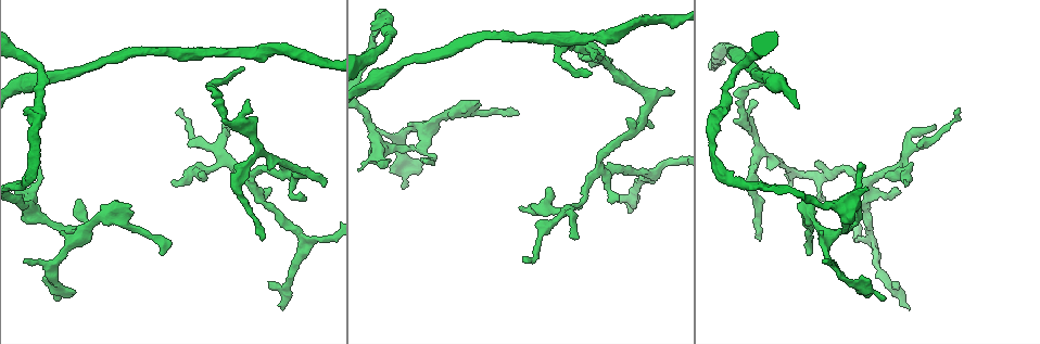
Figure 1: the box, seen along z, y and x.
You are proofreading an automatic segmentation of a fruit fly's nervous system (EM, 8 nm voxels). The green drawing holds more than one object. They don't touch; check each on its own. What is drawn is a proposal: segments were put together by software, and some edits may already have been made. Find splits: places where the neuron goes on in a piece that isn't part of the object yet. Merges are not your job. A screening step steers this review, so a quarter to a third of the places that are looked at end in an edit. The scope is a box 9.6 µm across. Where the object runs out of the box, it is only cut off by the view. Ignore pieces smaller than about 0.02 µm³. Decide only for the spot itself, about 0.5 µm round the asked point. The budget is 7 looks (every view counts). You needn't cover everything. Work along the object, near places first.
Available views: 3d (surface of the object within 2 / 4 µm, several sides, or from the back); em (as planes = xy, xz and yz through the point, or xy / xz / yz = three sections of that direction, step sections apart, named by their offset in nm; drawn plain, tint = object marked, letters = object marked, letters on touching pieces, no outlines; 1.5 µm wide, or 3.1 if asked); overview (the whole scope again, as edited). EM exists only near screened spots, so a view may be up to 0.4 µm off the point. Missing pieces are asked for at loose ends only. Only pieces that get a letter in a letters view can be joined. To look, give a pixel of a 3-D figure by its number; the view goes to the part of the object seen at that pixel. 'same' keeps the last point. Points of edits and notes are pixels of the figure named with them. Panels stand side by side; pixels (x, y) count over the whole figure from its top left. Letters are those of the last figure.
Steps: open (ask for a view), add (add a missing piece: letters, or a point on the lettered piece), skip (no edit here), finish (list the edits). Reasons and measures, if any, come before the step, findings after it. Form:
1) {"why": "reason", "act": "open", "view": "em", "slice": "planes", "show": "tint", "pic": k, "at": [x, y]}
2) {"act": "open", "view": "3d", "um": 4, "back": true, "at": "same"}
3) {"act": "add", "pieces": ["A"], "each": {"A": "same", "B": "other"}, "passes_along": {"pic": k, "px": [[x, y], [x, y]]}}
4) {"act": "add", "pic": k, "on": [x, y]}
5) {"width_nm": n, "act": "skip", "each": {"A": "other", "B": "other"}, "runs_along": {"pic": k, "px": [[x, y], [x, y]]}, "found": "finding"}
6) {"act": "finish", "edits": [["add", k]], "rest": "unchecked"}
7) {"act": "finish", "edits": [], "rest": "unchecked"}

{"why": "thin end", "act": "open", "view": "em", "slice": "yz", "step": 8, "show": "tint", "pic": 1, "at": [955, 112]}

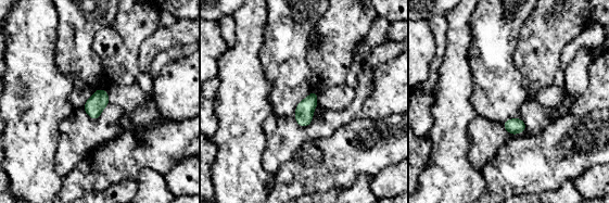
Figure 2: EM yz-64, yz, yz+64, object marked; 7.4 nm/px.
{"act": "open", "view": "em", "slice": "planes", "show": "letters", "at": "same"}

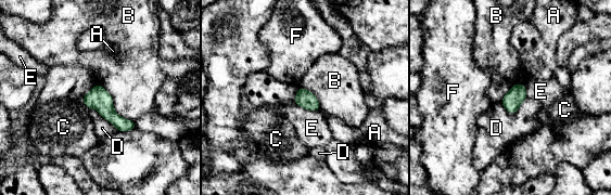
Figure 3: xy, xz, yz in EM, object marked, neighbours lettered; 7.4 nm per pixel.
{"width_nm": 140, "act": "skip", "each": {"A": "other", "B": "other", "C": "other", "D": "other", "E": "other", "F": "other"}, "border": {"pic": 3, "px": [[97, 83], [134, 121]]}, "found": "none of them fits"}

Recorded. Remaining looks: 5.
{"why": "free end", "act": "open", "view": "3d", "um": 2, "pic": 1, "at": [770, 66]}

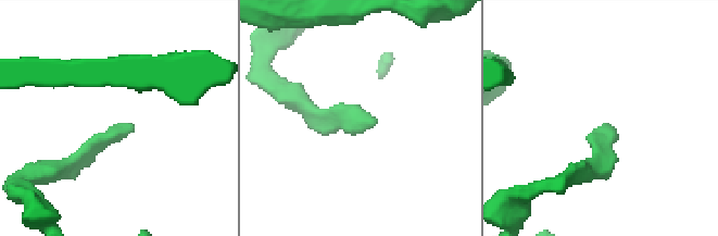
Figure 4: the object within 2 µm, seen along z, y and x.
{"why": "shape alone is not enough", "act": "open", "view": "em", "slice": "planes", "show": "tint", "pic": 4, "at": [373, 120]}

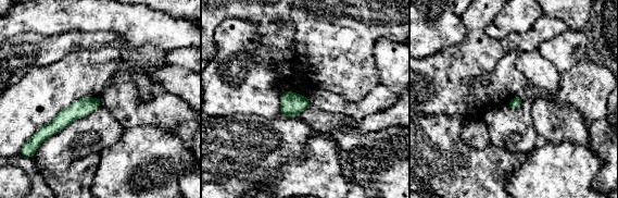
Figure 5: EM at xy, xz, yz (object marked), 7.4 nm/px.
{"why": "what lies round it", "act": "open", "view": "em", "slice": "planes", "show": "letters", "at": "same"}

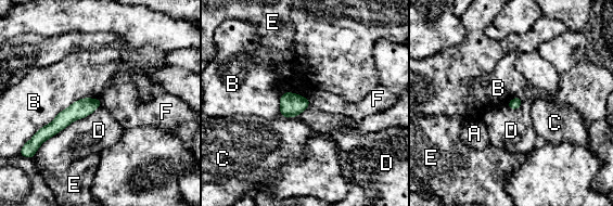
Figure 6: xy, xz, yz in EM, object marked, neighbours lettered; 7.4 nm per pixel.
{"act": "skip", "each": {"A": "other", "B": "other", "C": "other", "D": "other", "E": "other", "F": "other"}, "border": {"pic": 6, "px": [[99, 98], [75, 100], [30, 139]]}, "found": "none of them fits"}

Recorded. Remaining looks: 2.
{"why": "free end", "act": "open", "view": "3d", "um": 4, "back": true, "pic": 1, "at": [791, 183]}

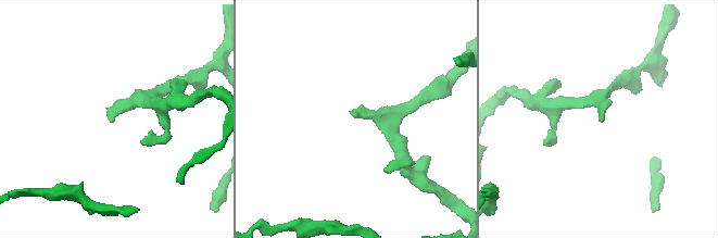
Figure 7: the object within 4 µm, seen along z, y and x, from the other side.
{"act": "open", "view": "em", "slice": "planes", "show": "letters", "pic": 7, "at": [110, 117]}

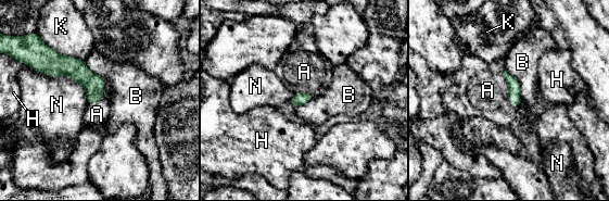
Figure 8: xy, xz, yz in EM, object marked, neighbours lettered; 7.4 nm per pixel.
{"act": "add", "pieces": ["A"], "each": {"A": "same", "B": "other", "H": "other", "K": "other", "N": "other"}, "passes_along": {"pic": 8, "px": [[514, 87], [508, 89], [487, 90]]}, "found": "it goes on there"}

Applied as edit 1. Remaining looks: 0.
{"act": "finish", "edits": [["add", 8]], "rest": "unchecked"}

